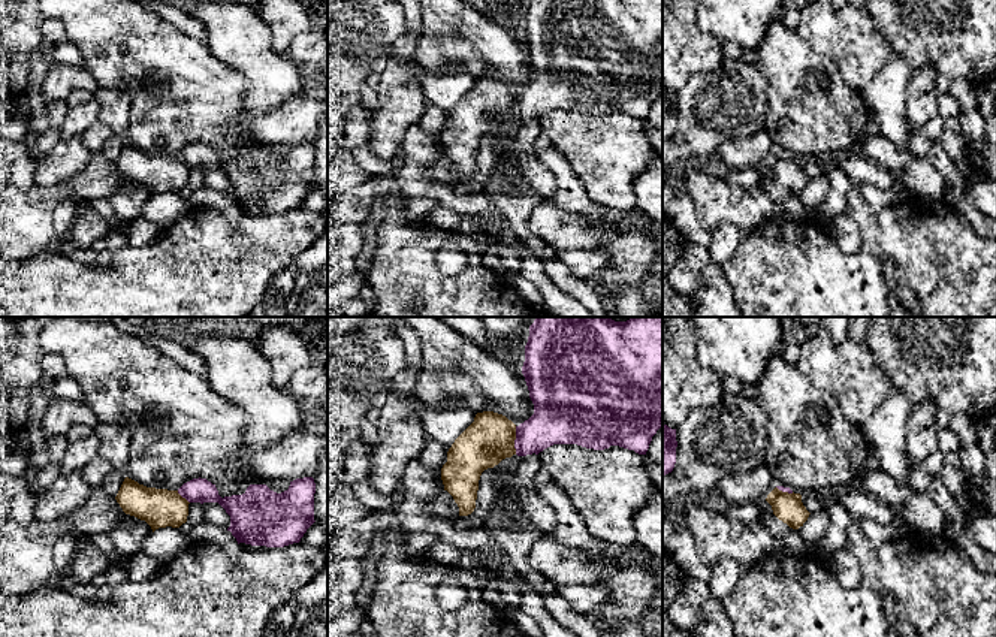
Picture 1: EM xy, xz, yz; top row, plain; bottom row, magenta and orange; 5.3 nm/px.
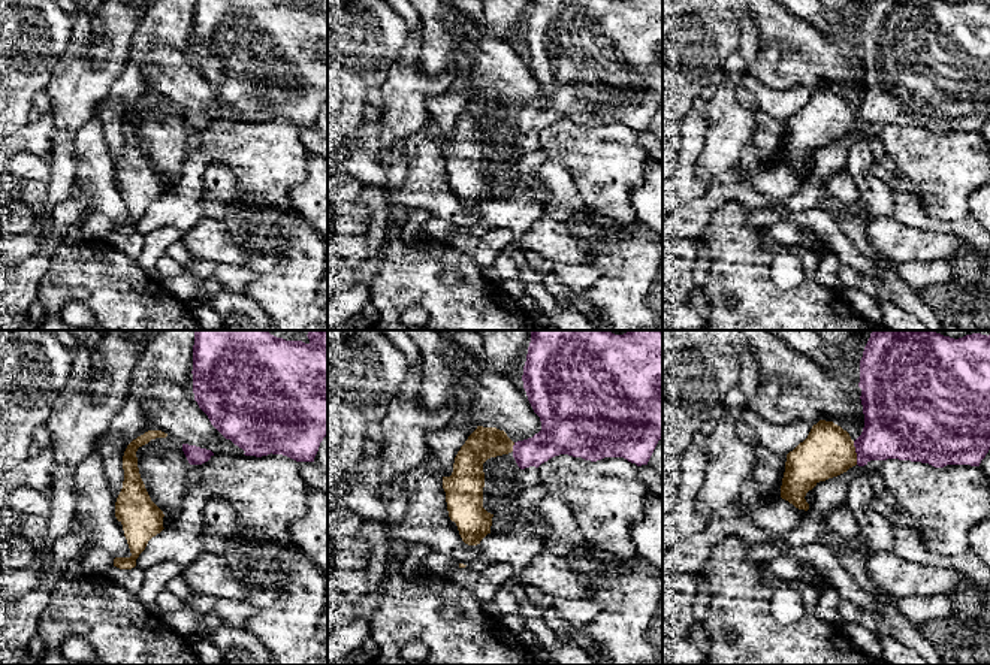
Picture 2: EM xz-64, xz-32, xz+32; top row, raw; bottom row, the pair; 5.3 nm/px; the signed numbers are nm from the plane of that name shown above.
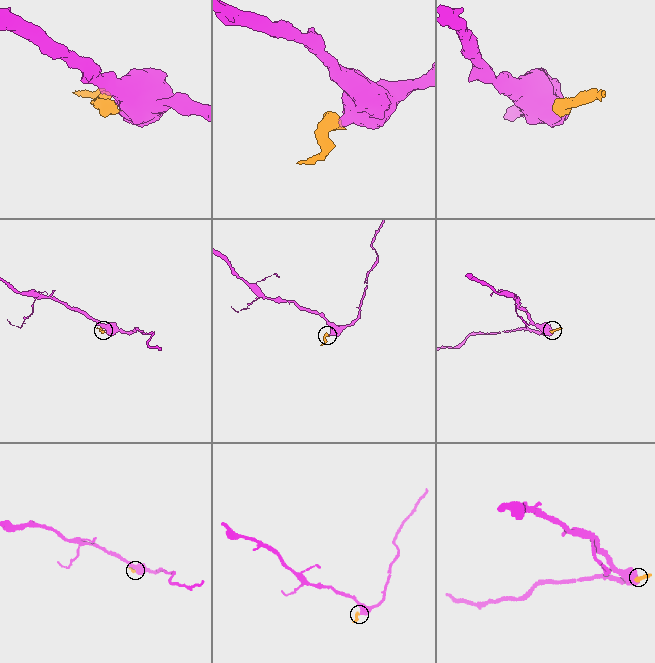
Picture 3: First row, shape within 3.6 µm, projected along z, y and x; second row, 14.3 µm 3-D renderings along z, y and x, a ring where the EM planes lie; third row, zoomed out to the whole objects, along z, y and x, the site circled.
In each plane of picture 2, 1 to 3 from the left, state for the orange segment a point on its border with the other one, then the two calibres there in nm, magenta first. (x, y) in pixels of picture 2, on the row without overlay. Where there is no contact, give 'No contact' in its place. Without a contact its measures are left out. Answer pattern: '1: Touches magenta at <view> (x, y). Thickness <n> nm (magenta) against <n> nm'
1: No contact
2: Touches magenta at xz-32 (513, 112). Thickness 200 nm (magenta) against 170 nm
3: Touches magenta at xz+32 (856, 117). Thickness 340 nm (magenta) against 280 nm

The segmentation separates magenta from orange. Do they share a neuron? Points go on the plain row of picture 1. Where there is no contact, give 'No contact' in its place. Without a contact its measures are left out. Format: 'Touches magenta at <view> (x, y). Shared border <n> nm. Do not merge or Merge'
Touches magenta at xz (515, 105). Shared border 150 nm. Do not merge

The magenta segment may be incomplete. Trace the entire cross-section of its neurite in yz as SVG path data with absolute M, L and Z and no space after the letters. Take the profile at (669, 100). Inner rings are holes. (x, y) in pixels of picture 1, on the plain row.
M663 88L663 141L673 136L676 129L676 94Z

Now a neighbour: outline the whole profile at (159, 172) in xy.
M126 142L115 164L126 179L145 185L153 197L187 187L190 167L178 156L147 153Z

